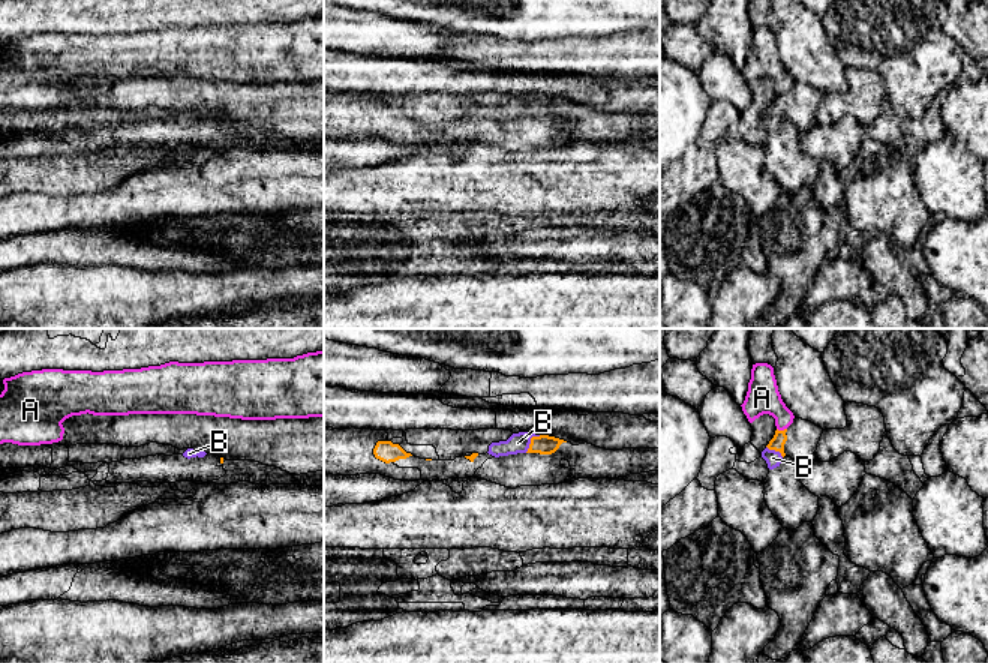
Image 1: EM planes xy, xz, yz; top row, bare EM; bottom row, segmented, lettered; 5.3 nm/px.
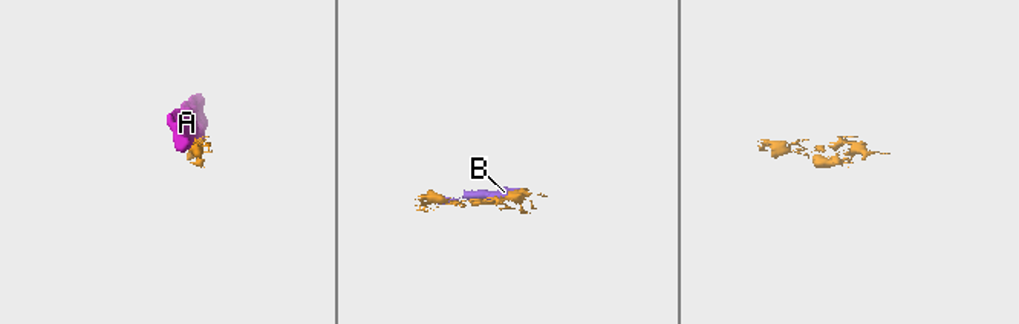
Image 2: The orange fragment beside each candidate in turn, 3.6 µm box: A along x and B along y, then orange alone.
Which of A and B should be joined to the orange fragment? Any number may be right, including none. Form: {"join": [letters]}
{"join": ["B"]}

